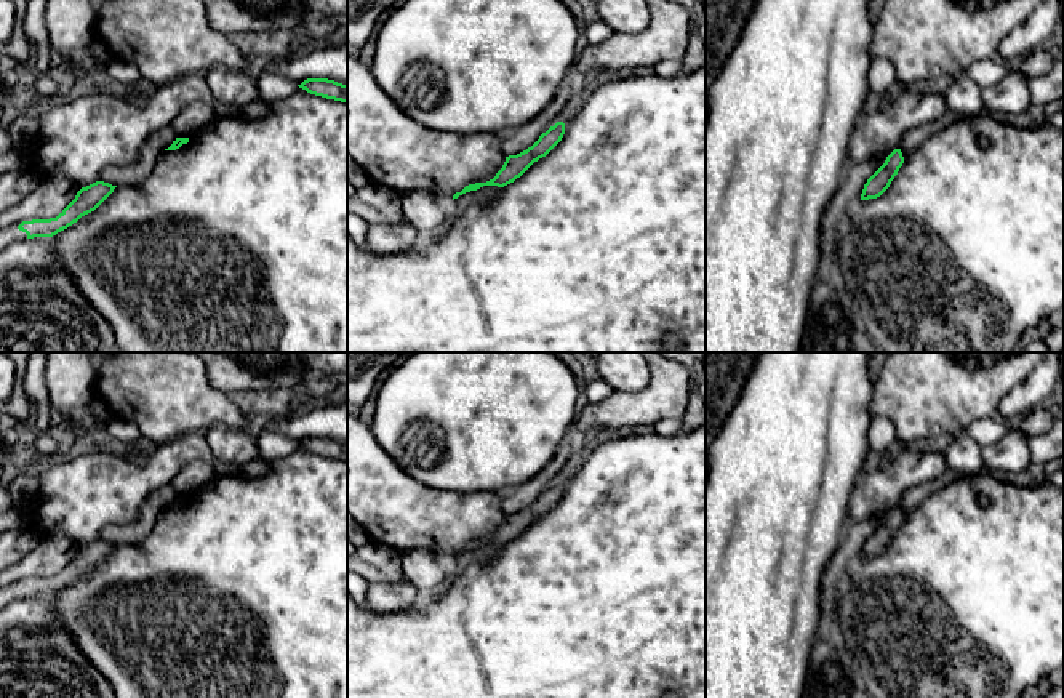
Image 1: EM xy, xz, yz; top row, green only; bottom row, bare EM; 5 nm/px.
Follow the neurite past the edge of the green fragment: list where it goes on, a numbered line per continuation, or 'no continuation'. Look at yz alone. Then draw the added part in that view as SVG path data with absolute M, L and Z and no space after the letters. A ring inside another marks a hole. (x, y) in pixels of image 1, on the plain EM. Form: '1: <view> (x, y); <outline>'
no continuation

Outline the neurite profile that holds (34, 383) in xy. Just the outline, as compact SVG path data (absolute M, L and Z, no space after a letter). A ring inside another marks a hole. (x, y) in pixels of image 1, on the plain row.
M30 352L21 379L26 394L32 400L34 424L38 432L51 432L54 419L50 411L50 394L45 383L48 352Z

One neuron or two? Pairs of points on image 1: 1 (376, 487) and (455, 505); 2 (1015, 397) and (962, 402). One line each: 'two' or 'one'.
1: one
2: two

